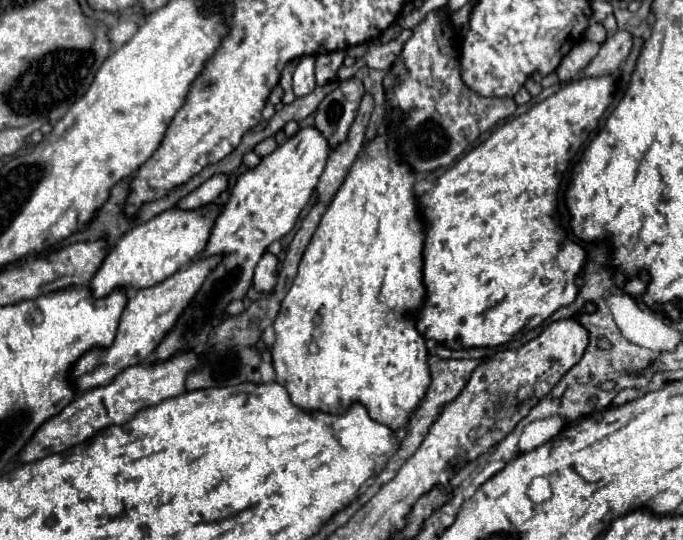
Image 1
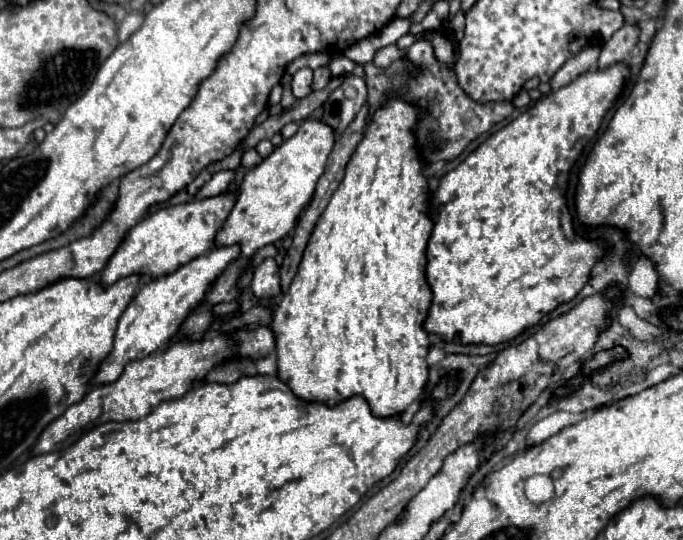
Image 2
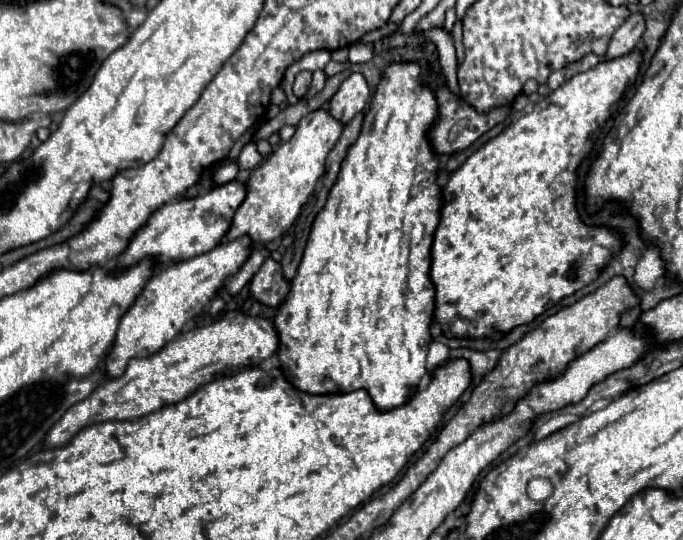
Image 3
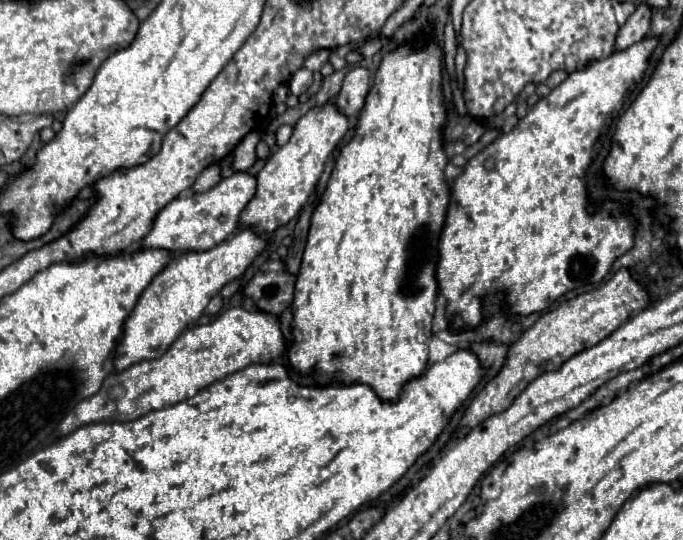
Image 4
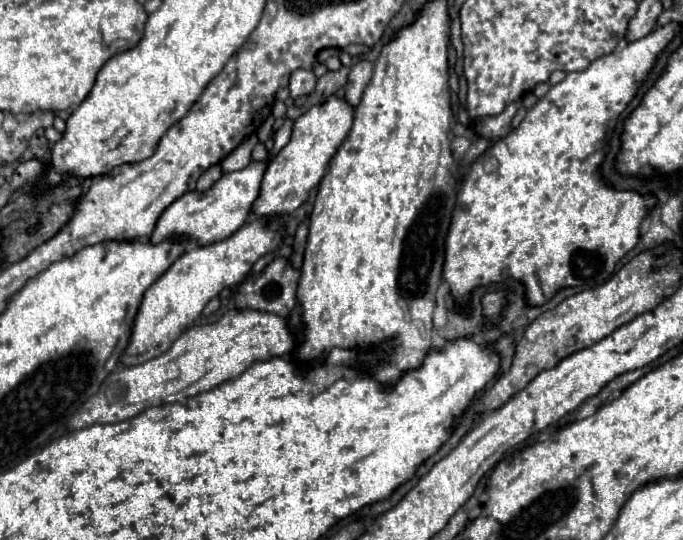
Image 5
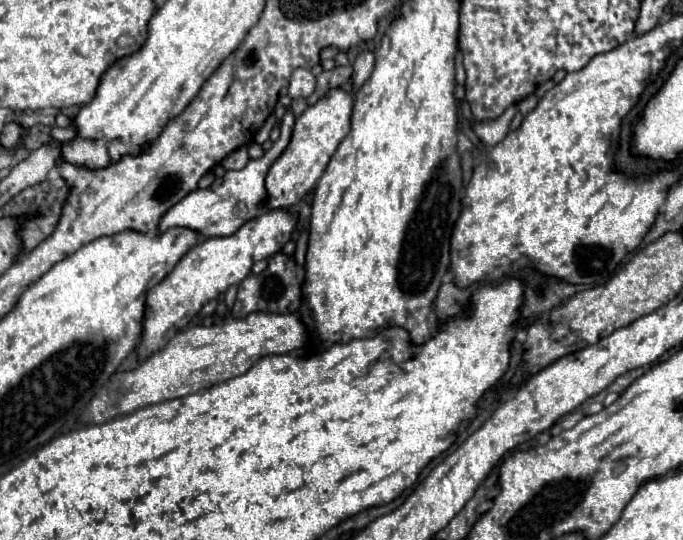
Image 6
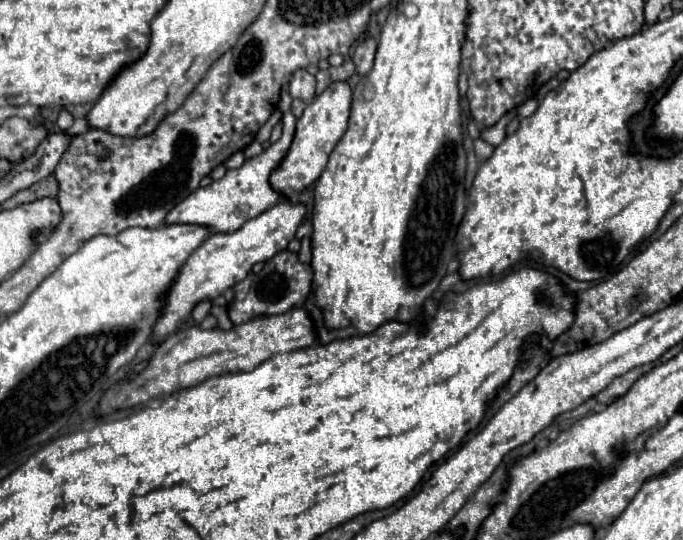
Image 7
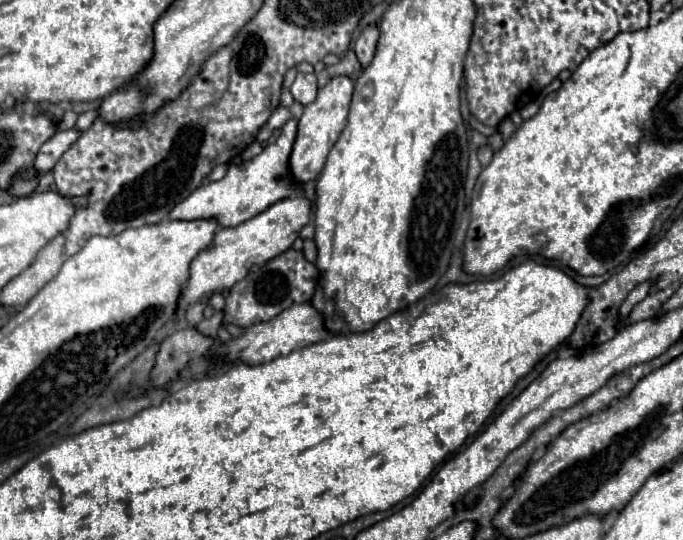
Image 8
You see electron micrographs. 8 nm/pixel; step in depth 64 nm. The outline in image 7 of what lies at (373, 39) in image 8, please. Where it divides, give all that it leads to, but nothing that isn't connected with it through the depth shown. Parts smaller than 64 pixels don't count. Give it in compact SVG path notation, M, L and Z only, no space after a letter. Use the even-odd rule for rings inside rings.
M366 38L362 40L356 50L354 50L354 64L356 64L356 70L364 76L370 72L372 64L374 64L374 54L376 54L376 40L374 38Z

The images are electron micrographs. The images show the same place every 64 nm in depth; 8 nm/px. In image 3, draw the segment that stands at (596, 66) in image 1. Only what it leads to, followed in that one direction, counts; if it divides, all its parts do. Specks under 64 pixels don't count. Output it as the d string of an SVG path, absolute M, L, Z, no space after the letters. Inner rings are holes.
M636 12L632 14L612 36L610 40L610 46L608 46L608 52L606 52L606 58L618 58L618 56L624 56L628 54L630 50L634 50L634 46L640 42L642 34L644 34L644 28L646 28L646 20L644 20L644 14L642 12Z

